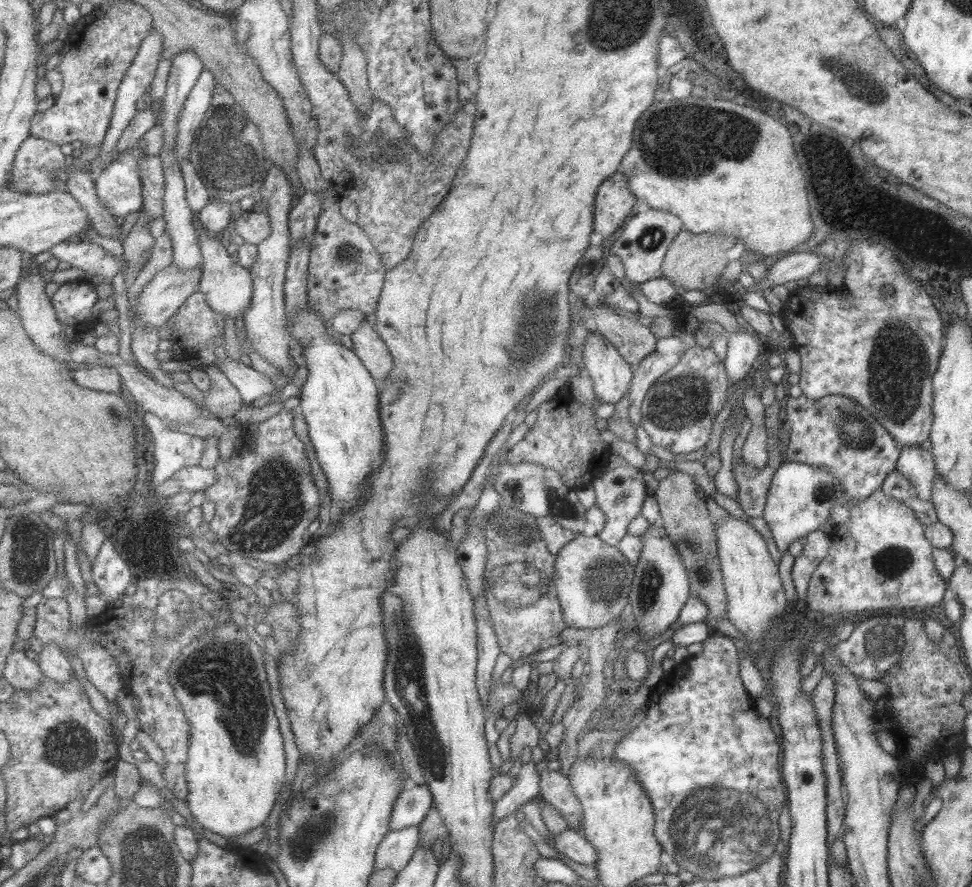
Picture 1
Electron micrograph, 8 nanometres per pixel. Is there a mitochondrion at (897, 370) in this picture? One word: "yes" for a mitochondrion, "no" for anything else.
yes

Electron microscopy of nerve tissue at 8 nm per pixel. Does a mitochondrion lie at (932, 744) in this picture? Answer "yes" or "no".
no

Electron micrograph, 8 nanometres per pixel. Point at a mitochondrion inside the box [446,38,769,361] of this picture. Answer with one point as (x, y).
(678, 144)

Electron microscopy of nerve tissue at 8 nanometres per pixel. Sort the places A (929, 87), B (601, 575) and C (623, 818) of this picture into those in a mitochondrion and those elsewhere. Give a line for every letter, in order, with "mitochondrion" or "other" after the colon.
A: other
B: mitochondrion
C: other

